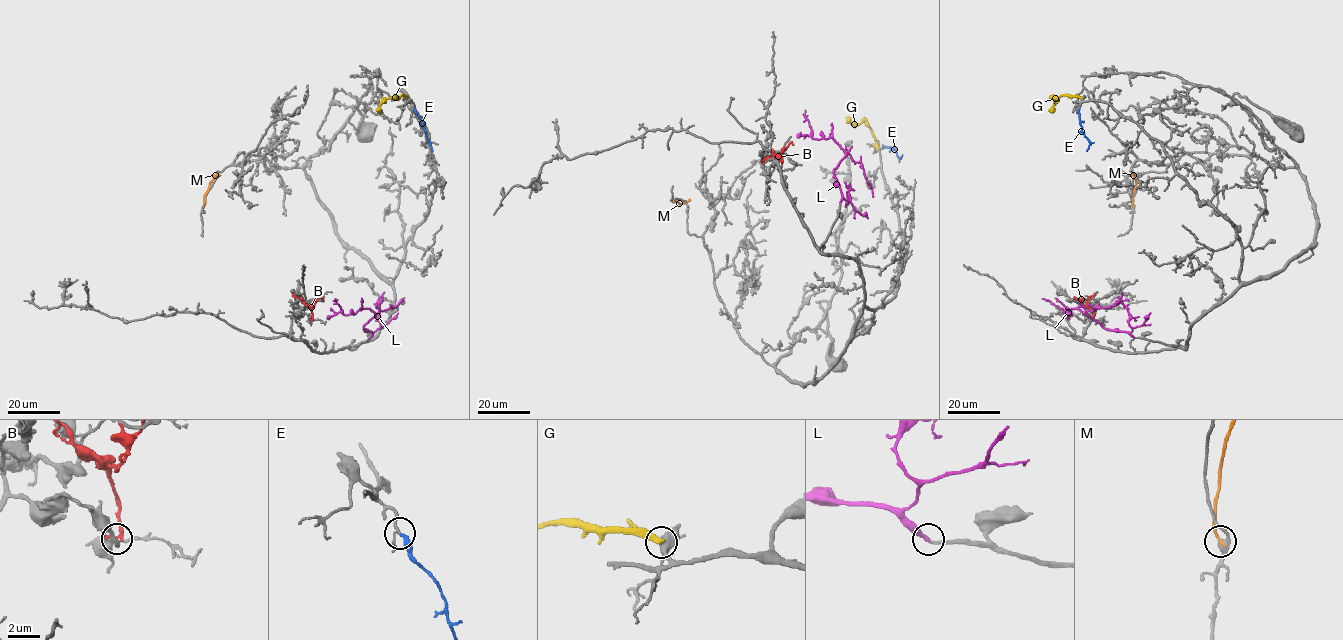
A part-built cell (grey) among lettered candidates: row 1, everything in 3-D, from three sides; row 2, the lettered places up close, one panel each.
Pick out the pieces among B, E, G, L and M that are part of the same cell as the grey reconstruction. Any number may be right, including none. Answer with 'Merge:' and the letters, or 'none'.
Merge: E, L

